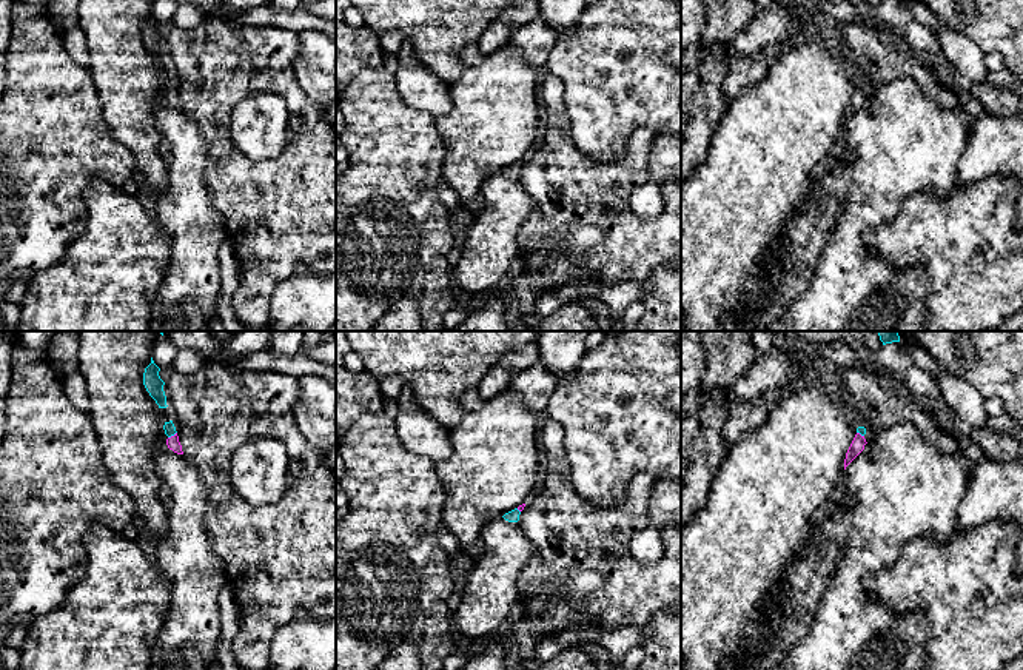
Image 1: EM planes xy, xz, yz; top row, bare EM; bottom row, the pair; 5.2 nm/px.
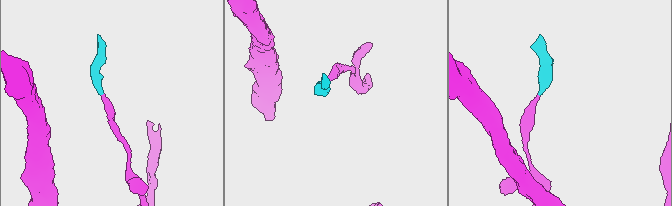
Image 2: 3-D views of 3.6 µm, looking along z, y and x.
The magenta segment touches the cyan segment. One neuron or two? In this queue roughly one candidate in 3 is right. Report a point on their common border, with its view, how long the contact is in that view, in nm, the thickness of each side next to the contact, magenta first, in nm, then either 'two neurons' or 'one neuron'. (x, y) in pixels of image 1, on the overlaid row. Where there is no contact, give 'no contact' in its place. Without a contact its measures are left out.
contact xy (171, 436); length 60 nm; calibres 70 and 60 nm; one neuron

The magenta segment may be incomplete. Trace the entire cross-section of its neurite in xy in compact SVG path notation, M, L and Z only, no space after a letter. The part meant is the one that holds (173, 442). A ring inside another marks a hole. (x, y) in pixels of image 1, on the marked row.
M173 420L165 422L163 430L165 430L165 434L168 436L168 439L166 439L168 448L177 454L183 454L182 445L179 442L179 436L177 436Z

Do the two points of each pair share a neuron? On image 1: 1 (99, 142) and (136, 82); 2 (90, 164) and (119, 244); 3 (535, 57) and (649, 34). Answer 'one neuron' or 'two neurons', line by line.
1: two neurons
2: two neurons
3: two neurons

